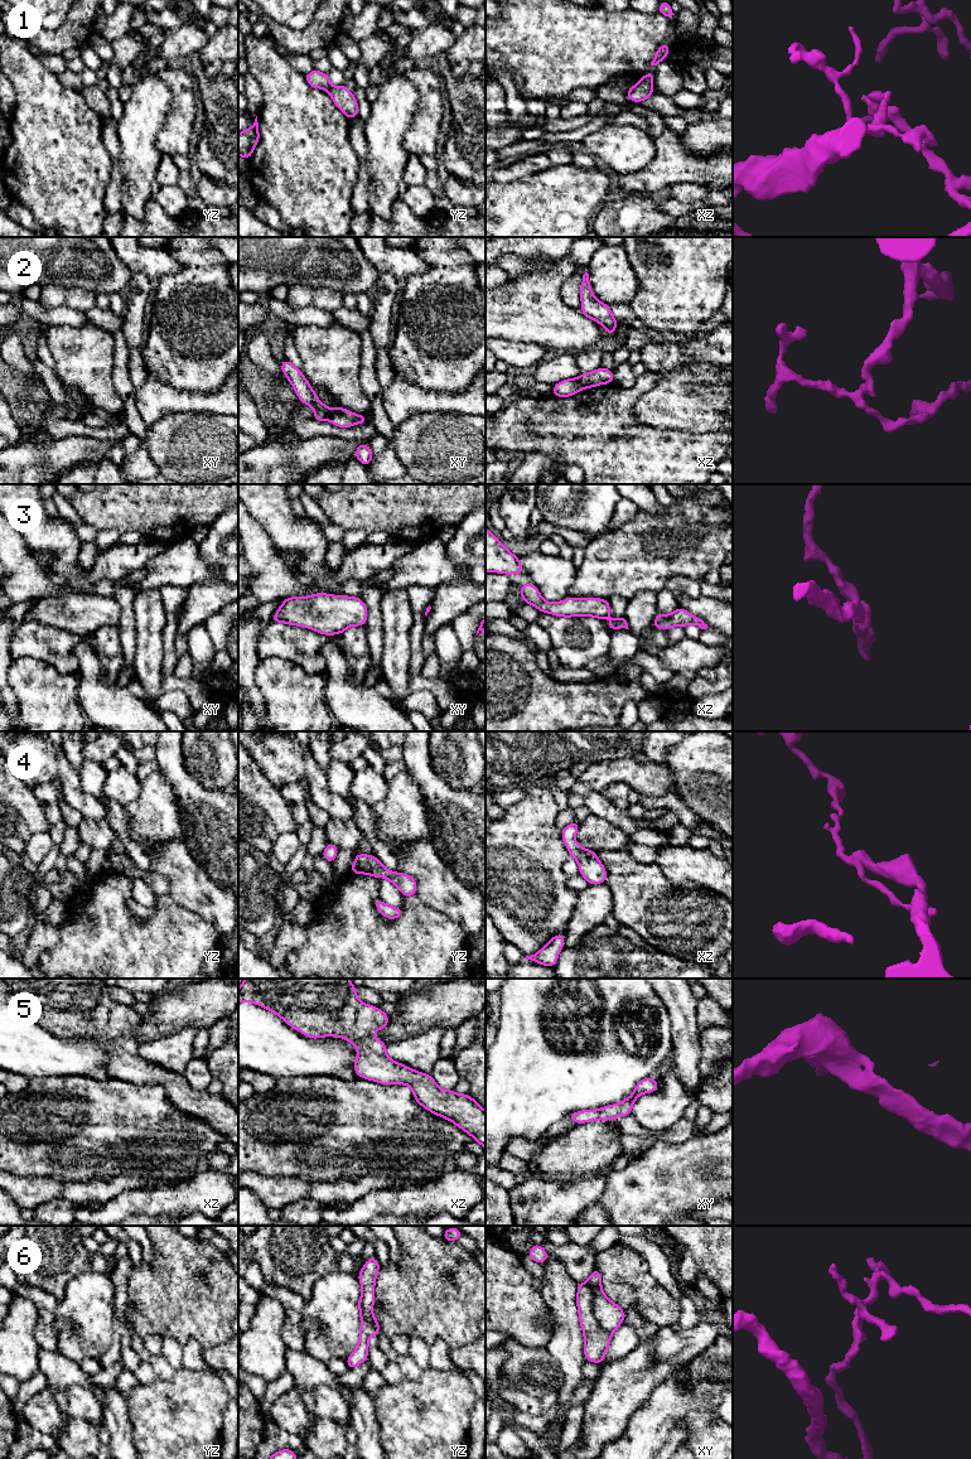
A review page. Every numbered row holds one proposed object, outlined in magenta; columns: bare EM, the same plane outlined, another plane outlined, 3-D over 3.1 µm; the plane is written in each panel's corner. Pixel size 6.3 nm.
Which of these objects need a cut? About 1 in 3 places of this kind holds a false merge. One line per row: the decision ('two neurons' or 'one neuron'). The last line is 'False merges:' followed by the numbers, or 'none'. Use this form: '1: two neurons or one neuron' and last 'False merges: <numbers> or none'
1: two neurons
2: two neurons
3: one neuron
4: one neuron
5: one neuron
6: two neurons
False merges: 1, 2, 6

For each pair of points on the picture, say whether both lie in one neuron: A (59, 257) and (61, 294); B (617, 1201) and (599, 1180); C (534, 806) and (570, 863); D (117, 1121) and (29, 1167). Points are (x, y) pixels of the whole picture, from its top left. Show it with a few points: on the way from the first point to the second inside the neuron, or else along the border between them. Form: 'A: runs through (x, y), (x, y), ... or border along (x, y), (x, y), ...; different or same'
A: border along (46, 284), (85, 288), (90, 291); different
B: border along (605, 1174), (605, 1187), (598, 1202); different
C: border along (569, 854), (563, 866), (563, 871), (566, 875); different
D: runs through (96, 1129), (82, 1129), (61, 1146), (51, 1146); same

